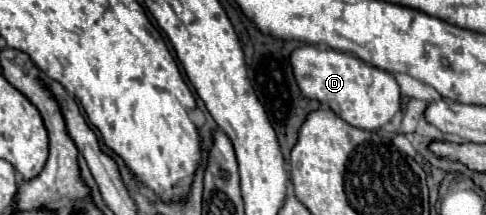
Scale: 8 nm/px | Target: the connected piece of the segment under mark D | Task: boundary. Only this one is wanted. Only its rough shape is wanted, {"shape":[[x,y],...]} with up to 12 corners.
{"shape":[[332,48],[290,54],[300,92],[362,130],[400,110],[396,78]]}

